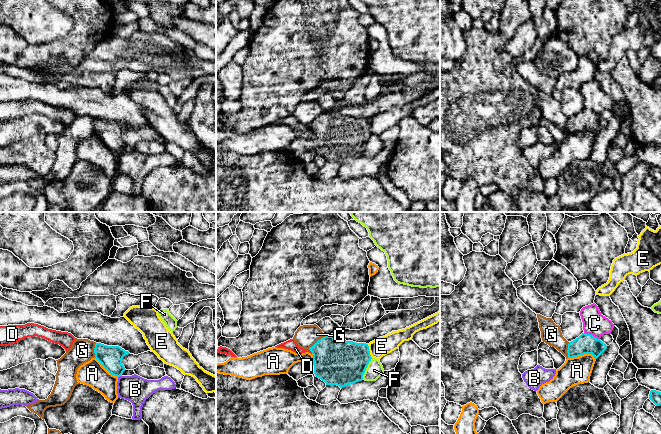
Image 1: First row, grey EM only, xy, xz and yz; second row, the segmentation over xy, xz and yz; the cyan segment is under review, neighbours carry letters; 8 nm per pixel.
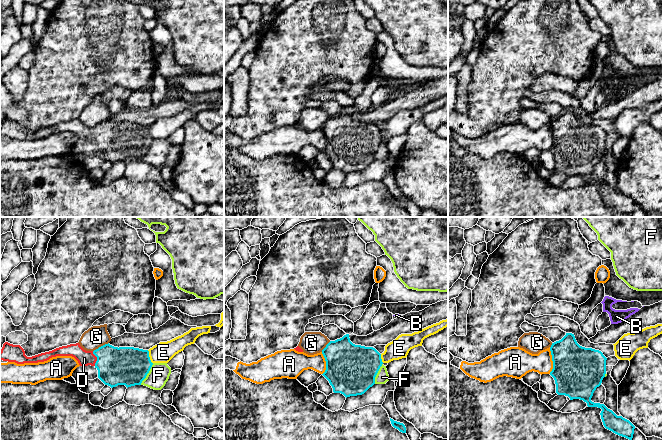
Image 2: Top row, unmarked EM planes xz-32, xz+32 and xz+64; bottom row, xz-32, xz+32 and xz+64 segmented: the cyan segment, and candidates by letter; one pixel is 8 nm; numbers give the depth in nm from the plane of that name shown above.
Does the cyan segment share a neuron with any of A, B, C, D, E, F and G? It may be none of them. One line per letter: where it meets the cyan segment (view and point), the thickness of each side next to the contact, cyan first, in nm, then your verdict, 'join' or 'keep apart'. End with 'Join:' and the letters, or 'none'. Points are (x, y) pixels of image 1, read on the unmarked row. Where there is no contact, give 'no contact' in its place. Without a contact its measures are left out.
A: meets cyan in yz at (583, 130); 160 nm thick on the cyan side, 220 nm on the other; keep apart
B: meets cyan in xy at (119, 152); 180 nm thick on the cyan side, 220 nm on the other; keep apart
C: meets cyan in yz at (592, 111); 160 nm thick on the cyan side, 190 nm on the other; keep apart
D: meets cyan in xz at (310, 126); 360 nm thick on the cyan side, 80 nm on the other; join
E: meets cyan in xz at (369, 127); 360 nm thick on the cyan side, 150 nm on the other; keep apart
F: meets cyan in xz at (365, 145); 360 nm thick on the cyan side, 140 nm on the other; keep apart
G: meets cyan in xz at (317, 117); 360 nm thick on the cyan side, 180 nm on the other; keep apart
Join: D

